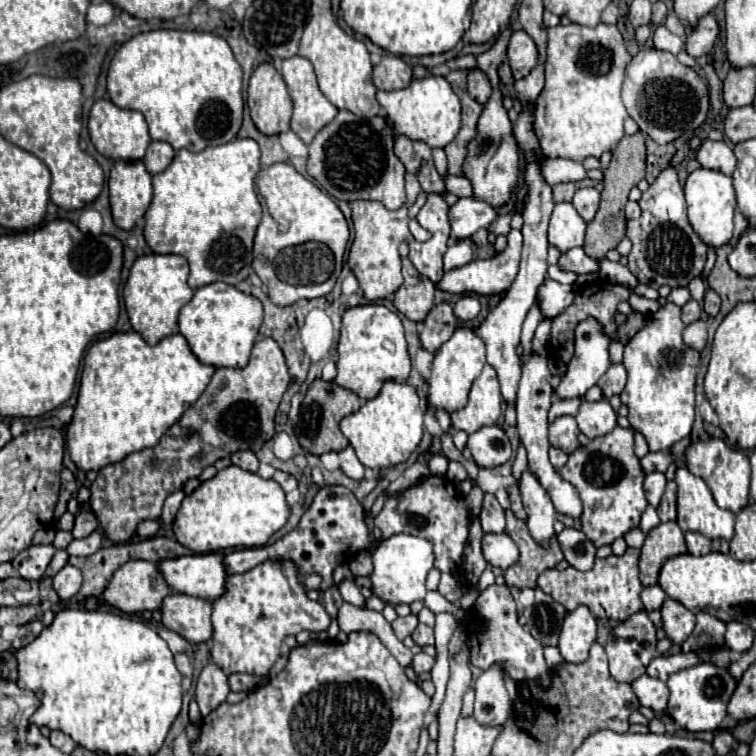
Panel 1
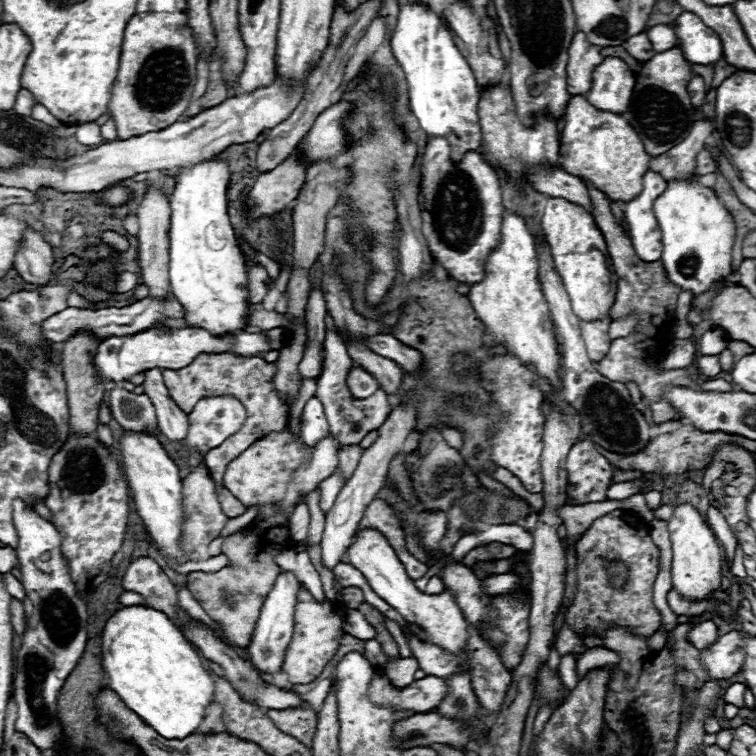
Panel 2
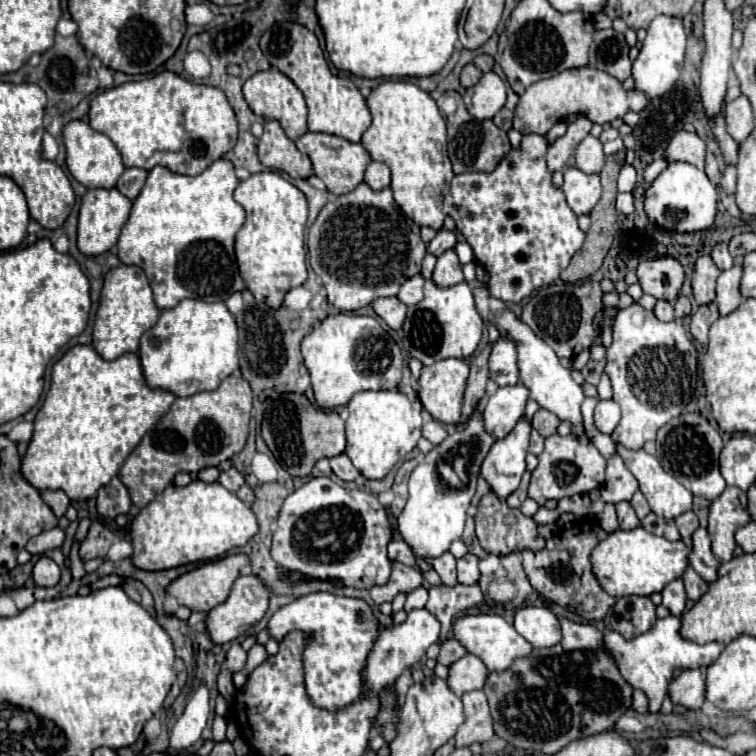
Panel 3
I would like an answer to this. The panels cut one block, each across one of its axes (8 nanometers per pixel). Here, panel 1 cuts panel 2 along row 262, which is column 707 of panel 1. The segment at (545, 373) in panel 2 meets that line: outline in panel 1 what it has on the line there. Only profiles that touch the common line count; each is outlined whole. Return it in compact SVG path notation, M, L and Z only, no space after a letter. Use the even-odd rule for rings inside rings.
M678 468L676 484L678 484L678 526L684 532L688 532L688 530L700 532L710 540L714 540L714 538L730 540L734 536L734 514L730 510L718 508L718 504L712 498L710 488L706 486L706 482L702 478L690 474L690 470L686 470L686 468Z

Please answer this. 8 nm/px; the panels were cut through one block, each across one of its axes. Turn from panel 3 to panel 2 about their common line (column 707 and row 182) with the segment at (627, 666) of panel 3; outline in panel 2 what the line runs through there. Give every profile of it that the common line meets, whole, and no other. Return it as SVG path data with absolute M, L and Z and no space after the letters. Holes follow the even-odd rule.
M648 170L644 174L642 192L624 204L624 220L628 226L630 240L640 260L656 262L662 256L662 234L654 216L654 200L666 190L666 180Z

